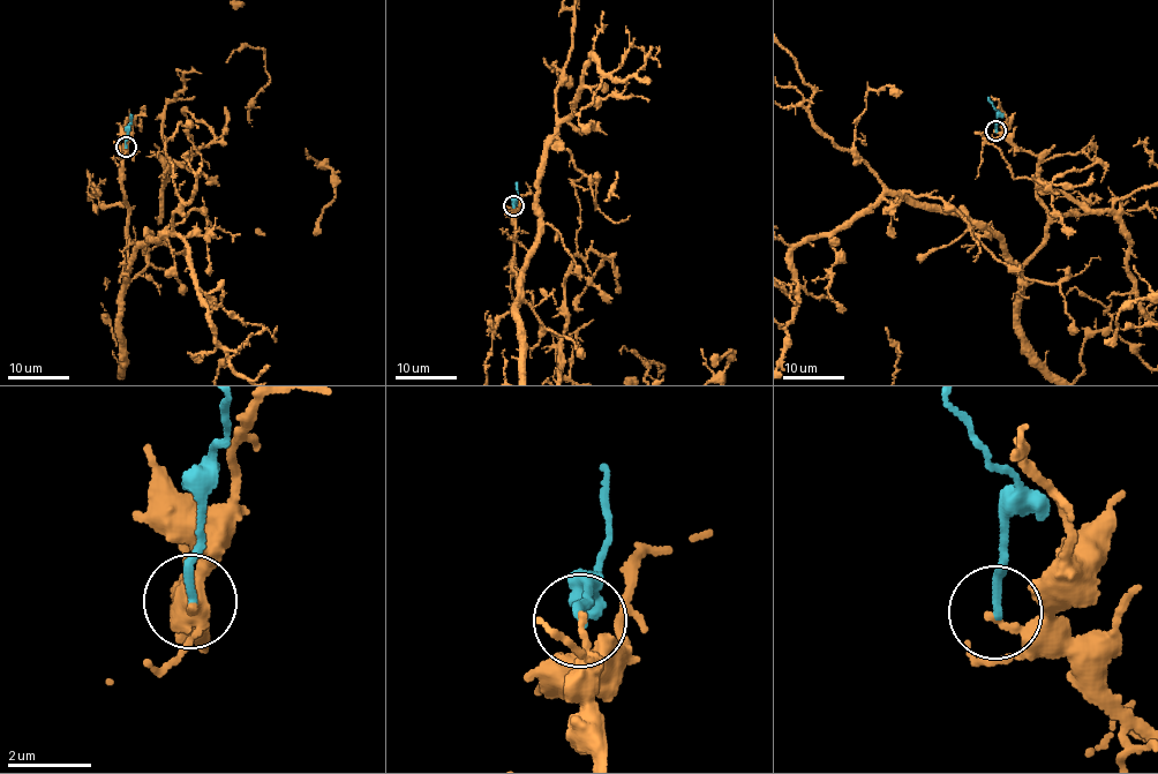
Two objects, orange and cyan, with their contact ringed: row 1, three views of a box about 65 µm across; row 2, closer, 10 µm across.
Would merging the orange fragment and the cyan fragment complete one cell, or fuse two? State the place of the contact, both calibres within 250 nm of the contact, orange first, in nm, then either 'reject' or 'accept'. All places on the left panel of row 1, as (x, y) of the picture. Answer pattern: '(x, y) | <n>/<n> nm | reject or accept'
(126, 147) | 150/190 nm | reject

